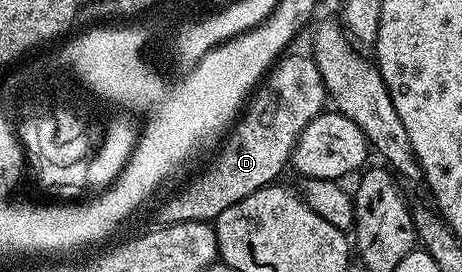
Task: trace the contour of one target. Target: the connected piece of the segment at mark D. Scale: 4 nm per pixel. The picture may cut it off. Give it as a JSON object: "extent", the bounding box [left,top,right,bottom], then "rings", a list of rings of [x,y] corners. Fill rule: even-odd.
{"extent":[161,53,327,223],"rings":[[[286,53],[265,74],[263,81],[257,86],[255,93],[248,99],[243,113],[233,123],[227,137],[219,146],[217,159],[198,176],[194,182],[189,182],[170,202],[161,206],[162,223],[171,222],[207,222],[212,223],[231,204],[239,204],[243,196],[251,196],[251,192],[259,192],[259,188],[272,186],[277,178],[284,172],[285,166],[290,165],[293,149],[297,147],[297,141],[307,126],[326,109],[327,93],[323,76],[312,56],[306,54]]]}

